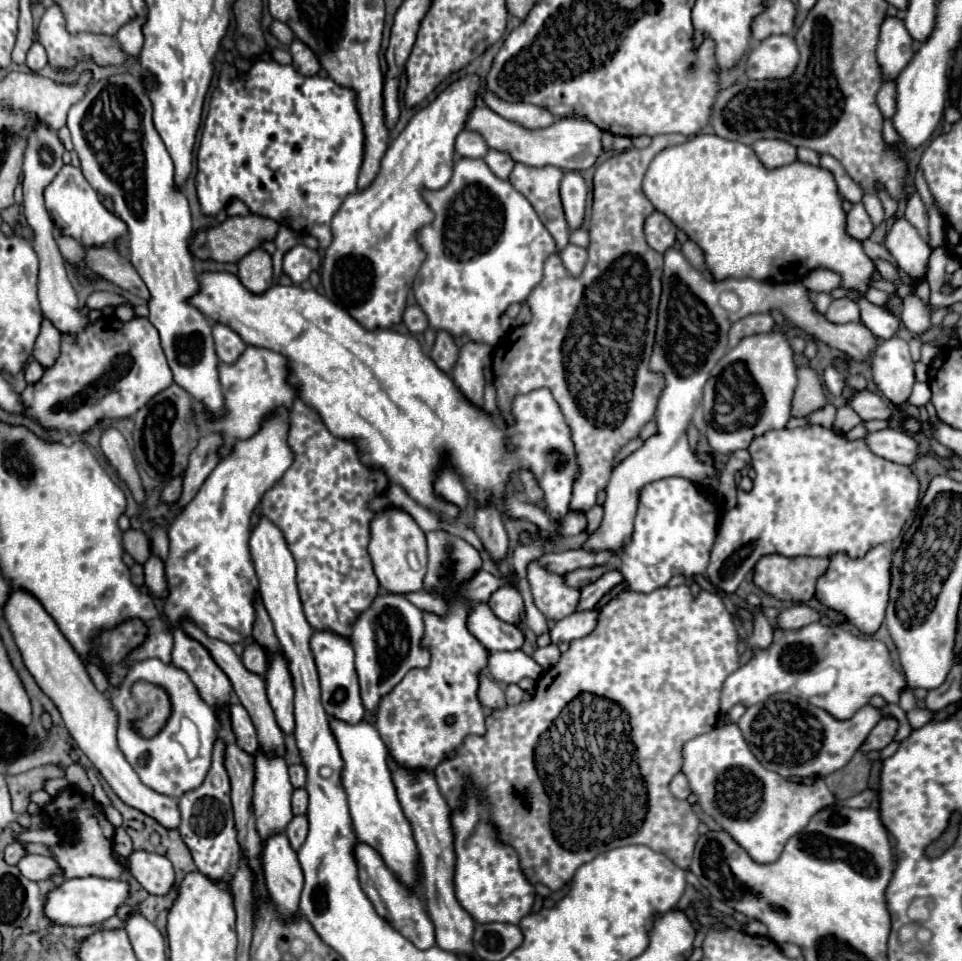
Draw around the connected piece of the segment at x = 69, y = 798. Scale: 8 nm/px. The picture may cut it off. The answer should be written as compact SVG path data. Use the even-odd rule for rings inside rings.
M74 787L60 791L48 805L42 807L42 815L50 827L56 827L60 833L60 843L48 847L52 859L58 863L64 879L97 876L106 879L118 879L124 873L124 867L114 857L114 825L102 813L102 807L90 797L80 793Z

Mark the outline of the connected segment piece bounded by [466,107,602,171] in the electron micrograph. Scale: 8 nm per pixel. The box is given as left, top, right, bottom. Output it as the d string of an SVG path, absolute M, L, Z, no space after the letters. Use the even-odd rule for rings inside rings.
M474 107L466 123L466 129L478 131L486 139L490 149L508 153L516 163L524 163L528 167L554 165L554 167L560 167L562 171L582 171L582 169L592 167L602 153L602 145L600 145L602 129L586 119L566 117L542 129L526 129L518 123L512 123L496 115L488 107Z

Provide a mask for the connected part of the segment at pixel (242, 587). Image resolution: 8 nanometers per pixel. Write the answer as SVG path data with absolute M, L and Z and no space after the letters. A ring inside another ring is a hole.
M288 413L272 417L264 423L264 429L250 437L248 441L236 441L230 457L218 461L216 469L208 475L196 497L180 511L180 515L170 525L170 555L166 561L166 579L168 579L168 599L164 601L164 613L172 625L182 619L190 619L210 637L220 639L228 645L246 643L252 635L256 621L256 593L258 593L258 575L250 557L248 539L250 539L250 517L258 507L262 495L284 475L292 465L292 453L286 443Z

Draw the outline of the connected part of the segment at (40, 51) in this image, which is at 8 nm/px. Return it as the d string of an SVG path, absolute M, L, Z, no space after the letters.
M34 43L34 45L30 47L26 65L28 65L28 69L34 71L34 73L38 73L38 71L46 65L46 51L44 51L44 47L42 47L40 43Z

